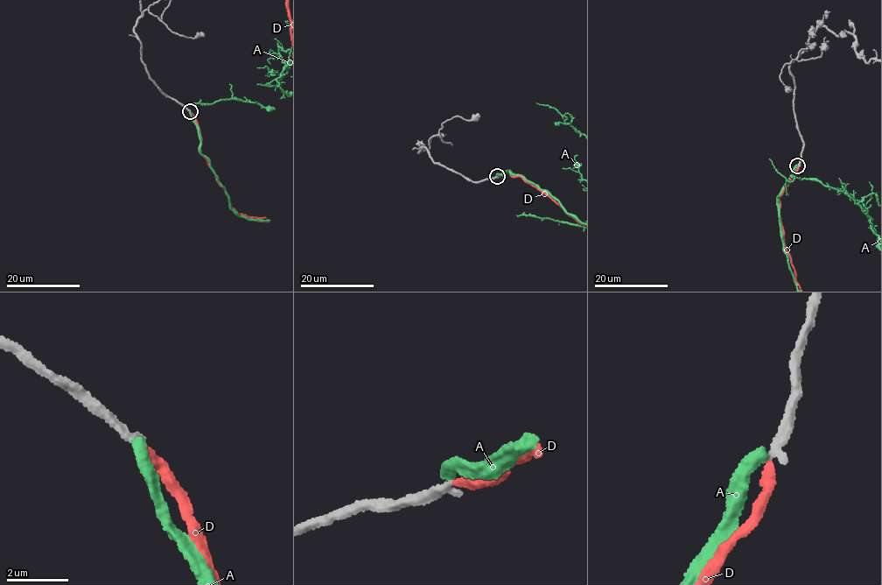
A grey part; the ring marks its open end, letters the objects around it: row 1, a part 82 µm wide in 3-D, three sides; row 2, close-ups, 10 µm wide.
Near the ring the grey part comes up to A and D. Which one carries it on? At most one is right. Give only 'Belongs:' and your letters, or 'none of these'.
Belongs: D

